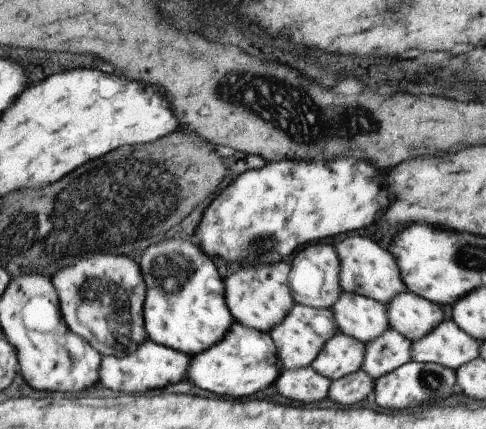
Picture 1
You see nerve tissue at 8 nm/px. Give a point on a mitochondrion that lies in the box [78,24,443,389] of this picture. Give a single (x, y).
(307, 122)

